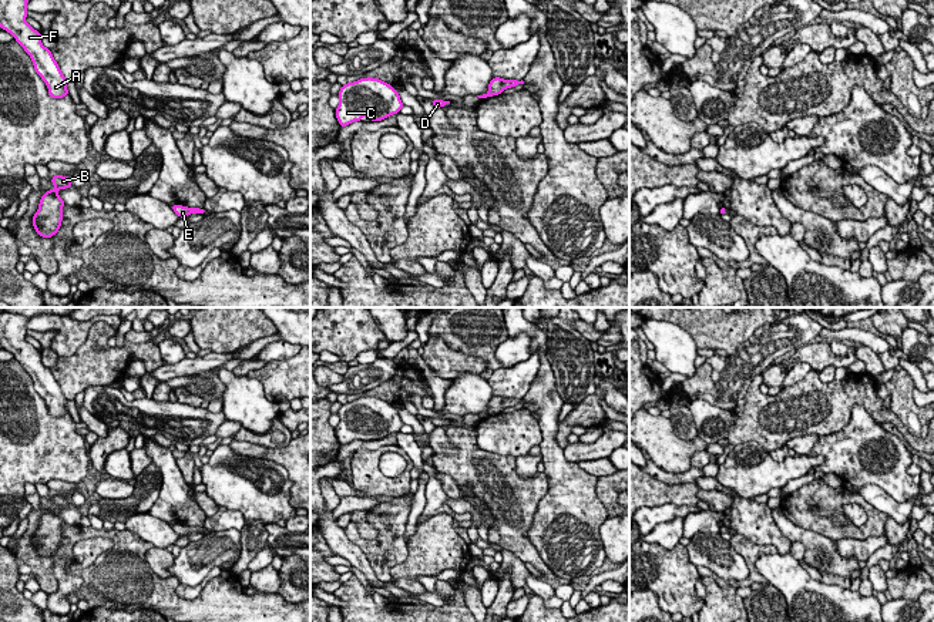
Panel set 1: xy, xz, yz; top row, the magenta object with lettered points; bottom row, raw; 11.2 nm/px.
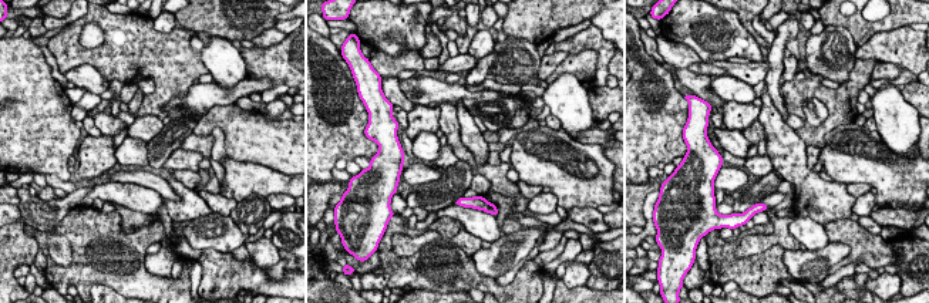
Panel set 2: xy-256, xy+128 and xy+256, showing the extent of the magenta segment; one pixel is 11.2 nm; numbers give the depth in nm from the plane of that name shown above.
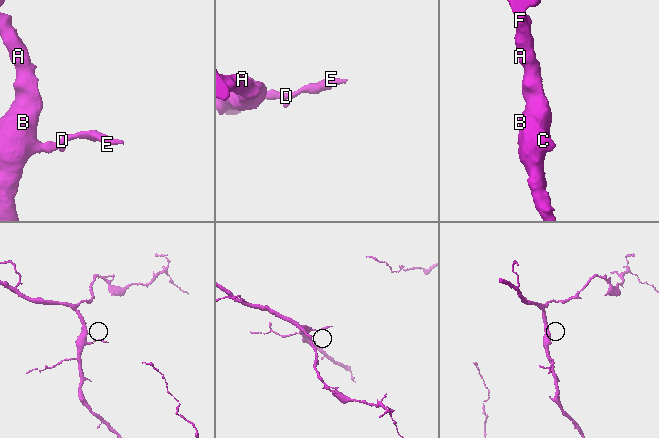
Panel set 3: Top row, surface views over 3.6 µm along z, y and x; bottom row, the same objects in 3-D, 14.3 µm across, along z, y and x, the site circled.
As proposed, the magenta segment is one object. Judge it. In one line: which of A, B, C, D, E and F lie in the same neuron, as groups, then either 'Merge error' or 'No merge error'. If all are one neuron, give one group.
Groups: A B C D E F. No merge error

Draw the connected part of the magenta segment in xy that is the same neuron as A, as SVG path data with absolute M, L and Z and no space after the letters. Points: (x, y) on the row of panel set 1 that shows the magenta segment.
M0 0L0 27L14 36L14 40L31 57L34 71L46 83L51 98L68 95L67 80L63 75L50 48L41 43L41 33L26 23L28 0Z

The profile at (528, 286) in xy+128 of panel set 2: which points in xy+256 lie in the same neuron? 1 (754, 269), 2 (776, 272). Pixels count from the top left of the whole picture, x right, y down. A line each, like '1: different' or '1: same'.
1: same
2: same

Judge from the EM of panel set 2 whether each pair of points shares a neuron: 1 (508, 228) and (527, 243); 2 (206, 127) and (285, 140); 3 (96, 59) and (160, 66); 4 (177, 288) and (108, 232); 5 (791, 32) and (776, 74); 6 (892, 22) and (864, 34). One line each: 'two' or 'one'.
1: two
2: one
3: one
4: one
5: one
6: one

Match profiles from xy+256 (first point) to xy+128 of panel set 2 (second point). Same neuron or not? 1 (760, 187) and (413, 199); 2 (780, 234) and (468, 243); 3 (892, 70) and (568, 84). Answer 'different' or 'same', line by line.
1: same
2: same
3: different

